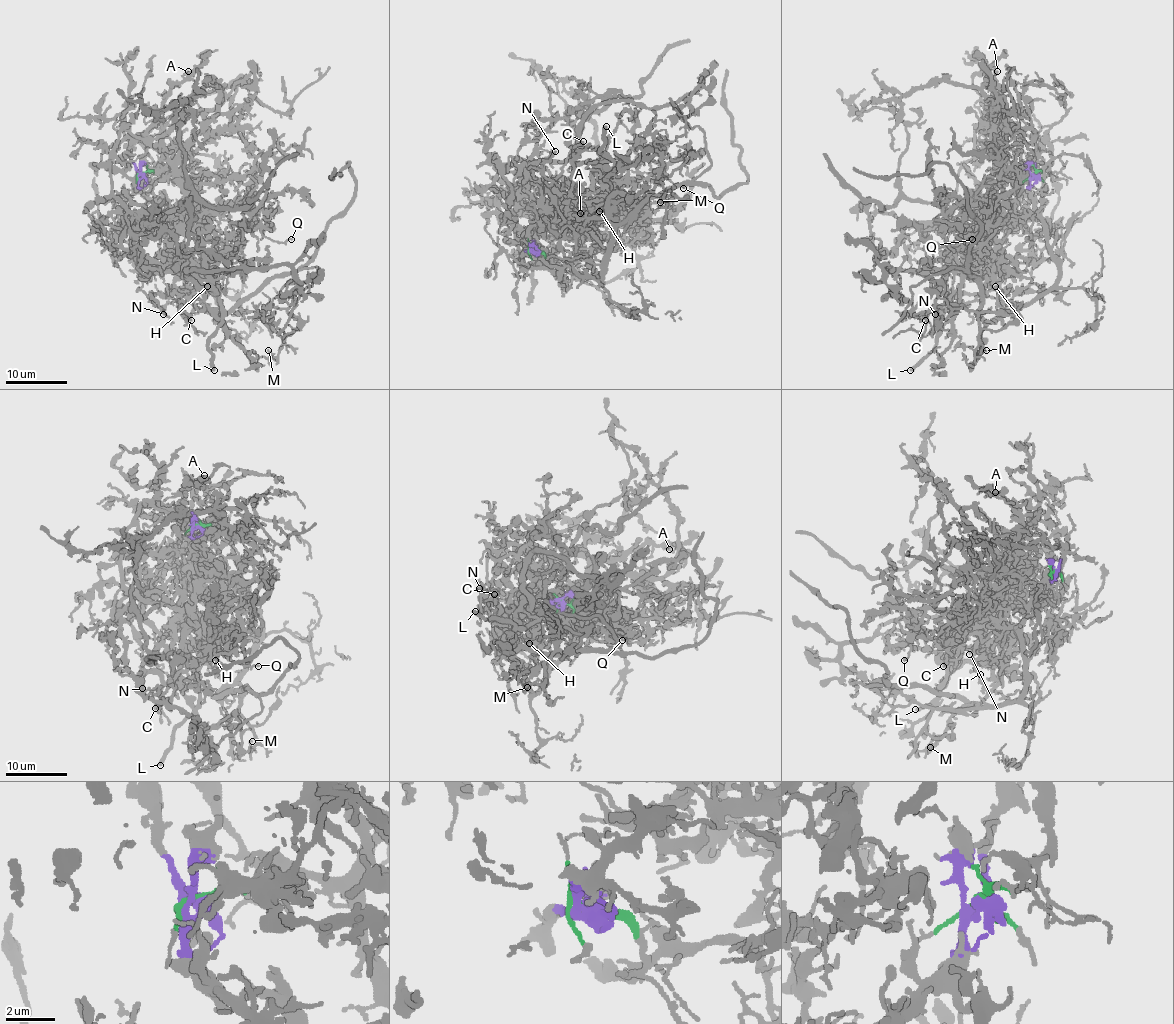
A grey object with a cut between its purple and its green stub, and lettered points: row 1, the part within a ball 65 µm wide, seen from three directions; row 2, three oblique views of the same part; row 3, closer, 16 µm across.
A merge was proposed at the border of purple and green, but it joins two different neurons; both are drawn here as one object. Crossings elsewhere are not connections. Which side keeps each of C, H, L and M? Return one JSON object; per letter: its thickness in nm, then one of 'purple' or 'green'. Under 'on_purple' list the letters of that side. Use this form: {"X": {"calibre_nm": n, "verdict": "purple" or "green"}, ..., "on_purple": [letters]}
{"C": {"calibre_nm": 200, "verdict": "purple"}, "H": {"calibre_nm": 200, "verdict": "purple"}, "L": {"calibre_nm": 420, "verdict": "purple"}, "M": {"calibre_nm": 120, "verdict": "green"}, "on_purple": ["C", "H", "L"]}

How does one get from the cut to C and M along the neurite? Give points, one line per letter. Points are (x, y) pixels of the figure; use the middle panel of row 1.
C: (533, 250), (568, 210), (571, 202), (563, 199), (559, 208), (567, 216), (573, 150), (584, 142)
M: (533, 250), (550, 263), (588, 259), (600, 274), (611, 233), (650, 194), (674, 194), (668, 191), (660, 202)

